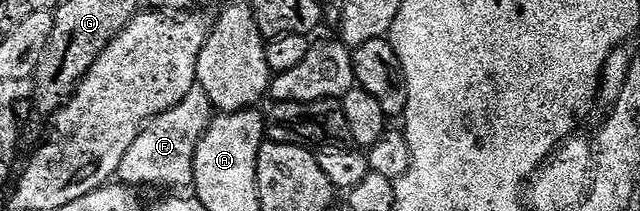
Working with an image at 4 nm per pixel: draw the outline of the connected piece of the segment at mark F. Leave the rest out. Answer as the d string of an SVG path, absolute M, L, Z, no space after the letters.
M199 86L187 90L187 96L181 102L171 110L156 116L154 120L149 121L141 129L140 134L135 138L135 142L131 142L131 148L127 150L127 154L123 154L123 162L119 162L116 179L126 186L134 186L133 184L166 184L167 187L171 188L169 190L181 190L177 188L183 187L184 184L185 187L192 185L195 150L214 115L215 109L207 98L207 90L203 90Z

